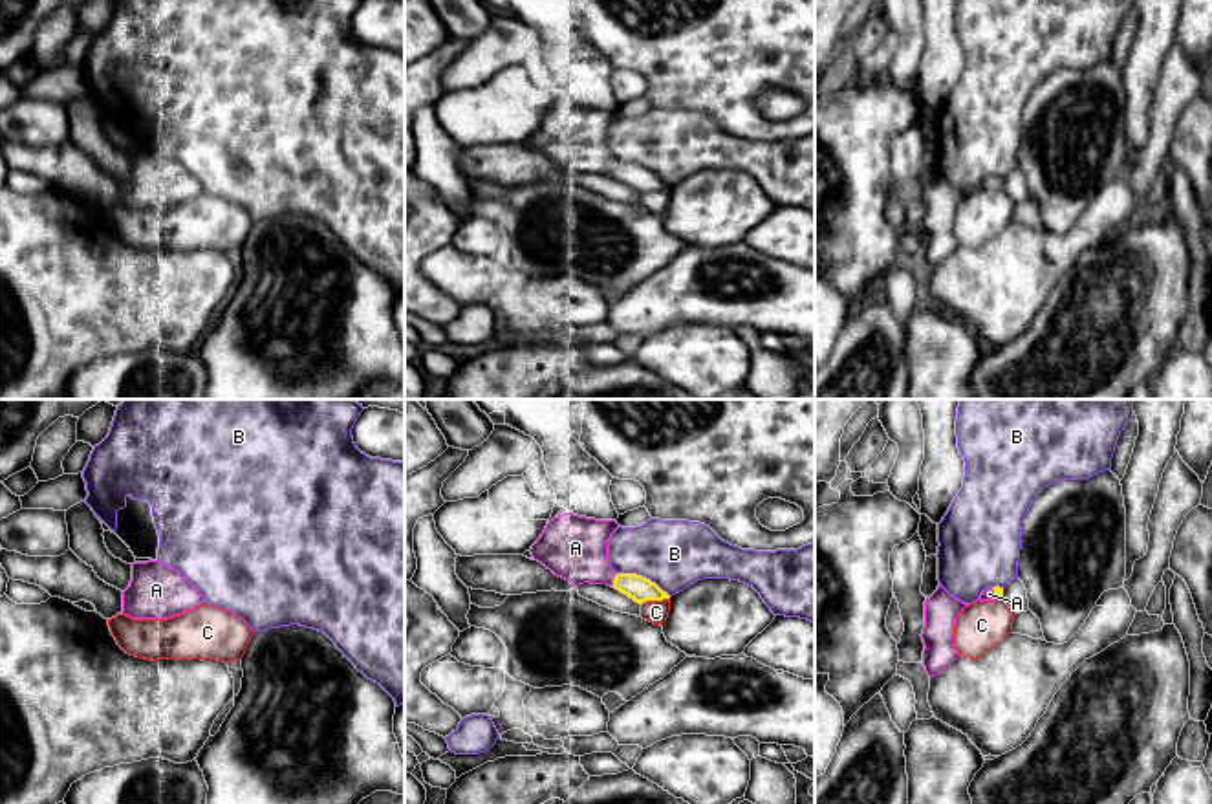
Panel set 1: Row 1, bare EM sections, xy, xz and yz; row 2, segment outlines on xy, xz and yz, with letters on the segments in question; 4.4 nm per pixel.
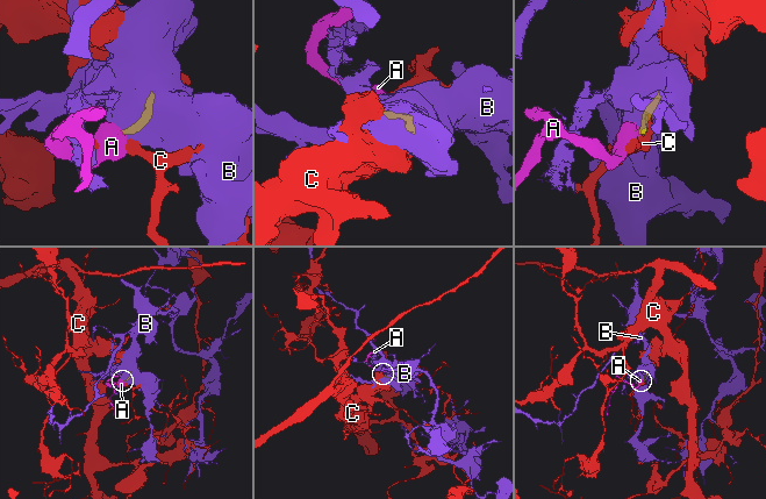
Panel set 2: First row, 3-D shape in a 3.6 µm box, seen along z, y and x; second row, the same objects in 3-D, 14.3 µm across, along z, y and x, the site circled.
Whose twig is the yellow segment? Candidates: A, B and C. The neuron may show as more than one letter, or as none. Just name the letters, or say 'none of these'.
A

